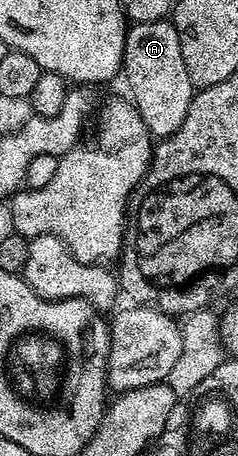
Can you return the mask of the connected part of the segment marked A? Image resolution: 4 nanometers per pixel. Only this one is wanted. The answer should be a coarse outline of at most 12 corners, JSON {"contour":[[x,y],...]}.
{"contour":[[168,19],[126,31],[123,76],[150,136],[183,126],[195,89]]}

